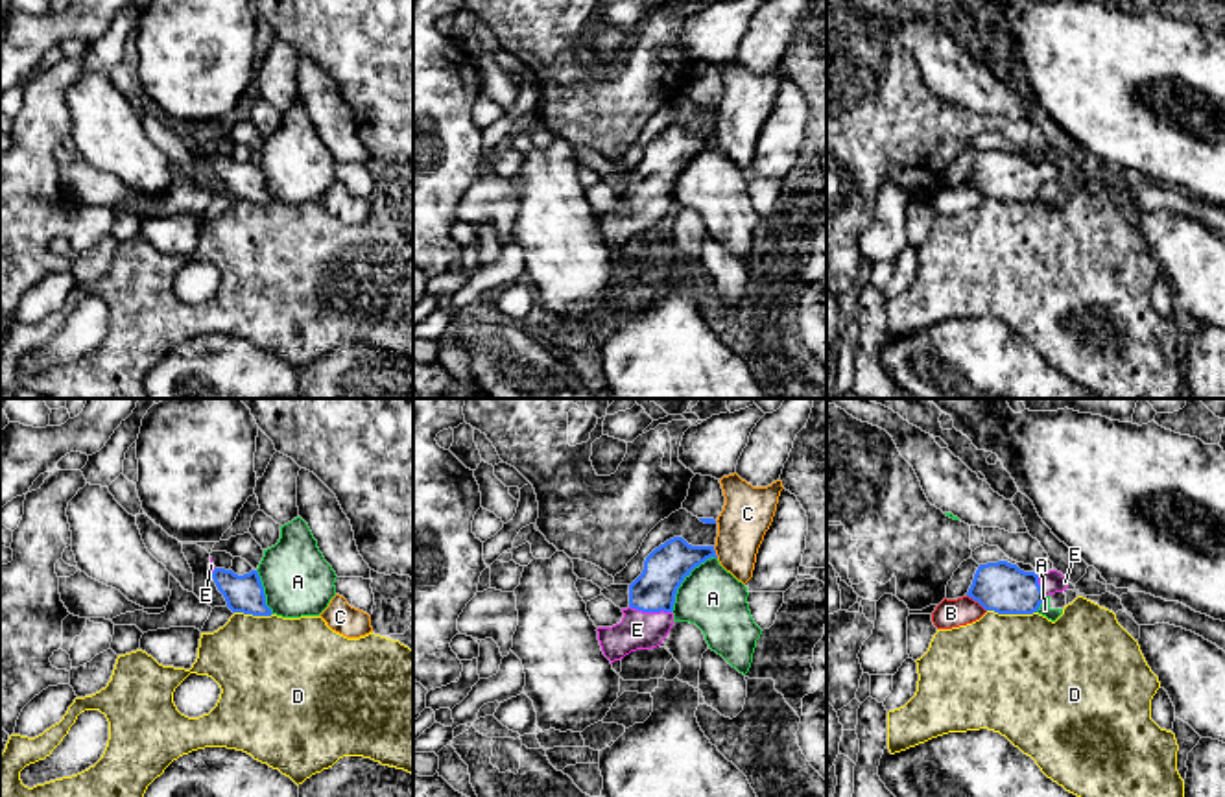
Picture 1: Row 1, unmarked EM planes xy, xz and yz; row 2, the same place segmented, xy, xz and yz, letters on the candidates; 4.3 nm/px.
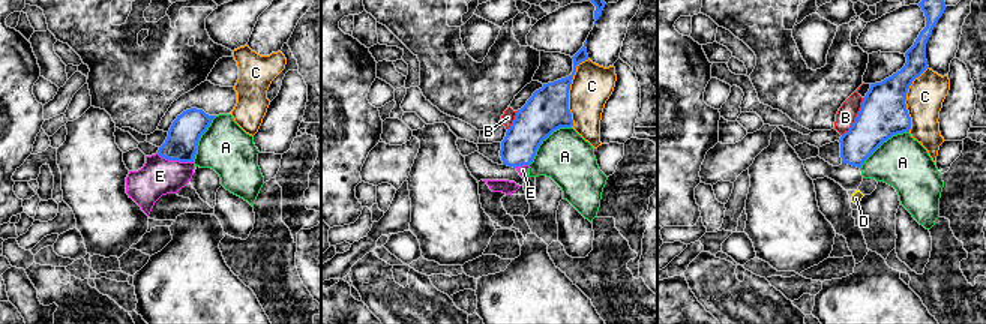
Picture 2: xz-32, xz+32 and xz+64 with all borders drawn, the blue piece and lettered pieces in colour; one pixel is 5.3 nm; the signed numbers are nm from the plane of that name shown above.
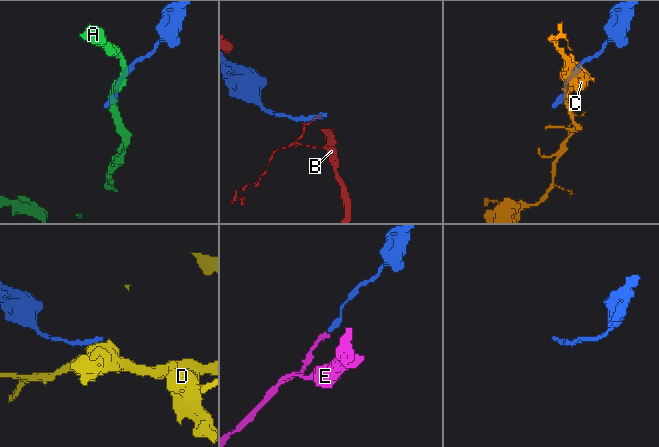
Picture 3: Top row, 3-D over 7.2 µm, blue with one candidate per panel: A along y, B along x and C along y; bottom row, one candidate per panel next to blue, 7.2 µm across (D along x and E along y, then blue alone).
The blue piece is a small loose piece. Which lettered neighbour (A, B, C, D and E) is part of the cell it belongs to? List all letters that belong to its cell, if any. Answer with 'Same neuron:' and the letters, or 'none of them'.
Same neuron: E

